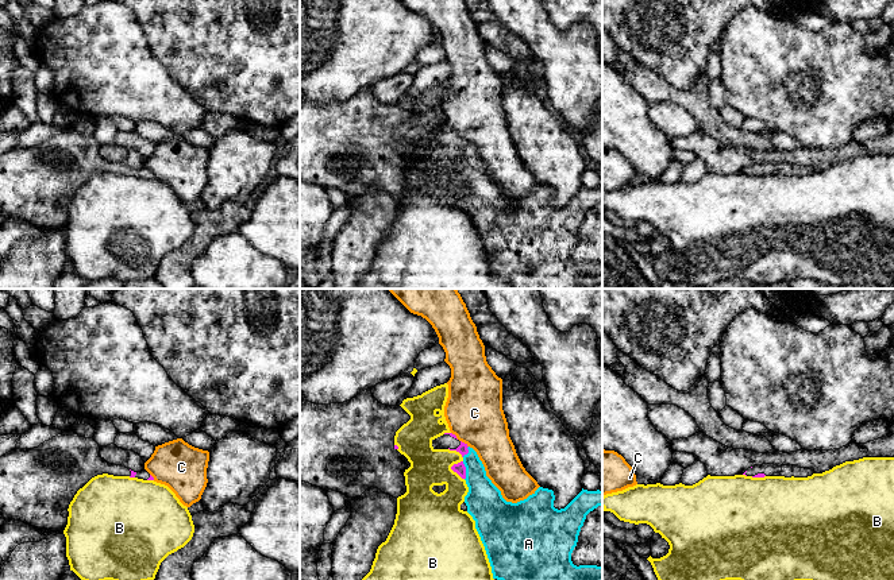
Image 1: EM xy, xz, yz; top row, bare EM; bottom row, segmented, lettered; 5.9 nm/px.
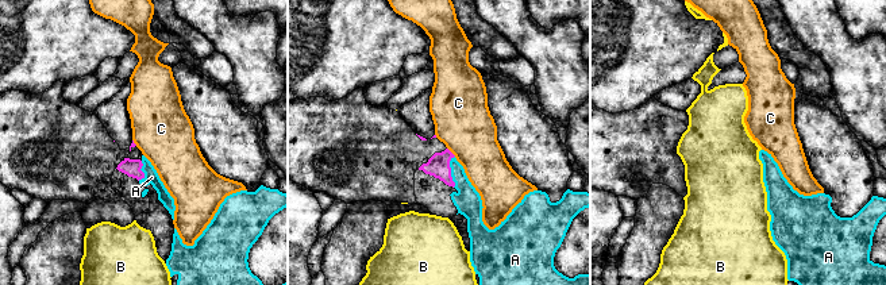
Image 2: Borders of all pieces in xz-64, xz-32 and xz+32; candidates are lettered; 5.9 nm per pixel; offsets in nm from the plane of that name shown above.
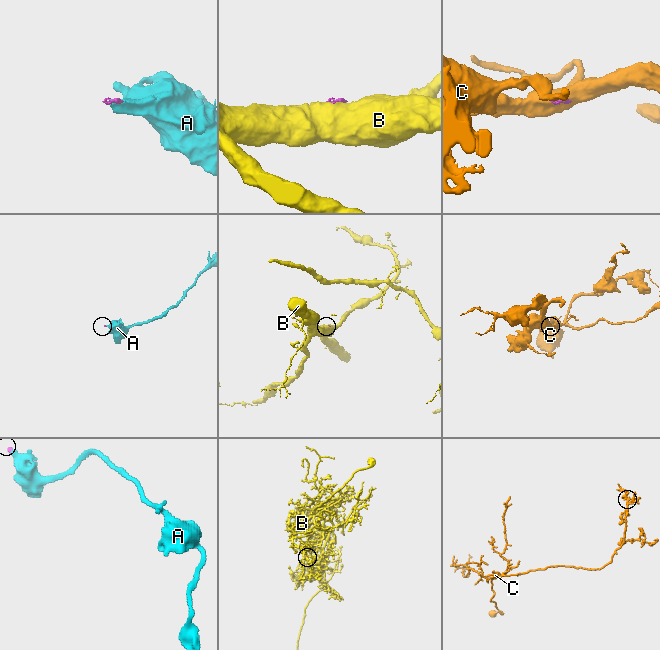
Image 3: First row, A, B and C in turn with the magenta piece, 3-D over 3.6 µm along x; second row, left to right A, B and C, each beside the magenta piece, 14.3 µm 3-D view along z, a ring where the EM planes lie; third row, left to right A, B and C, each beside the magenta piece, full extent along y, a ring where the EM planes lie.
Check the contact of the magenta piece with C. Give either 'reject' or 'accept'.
reject

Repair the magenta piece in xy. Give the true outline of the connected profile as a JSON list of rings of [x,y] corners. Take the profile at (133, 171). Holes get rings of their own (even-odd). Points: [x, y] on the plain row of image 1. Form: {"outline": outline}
{"outline": [[[72,127],[45,139],[38,146],[14,147],[0,155],[0,210],[4,217],[22,219],[38,227],[63,229],[68,216],[63,216],[61,210],[69,206],[80,186],[103,171],[154,178],[146,167],[134,170],[104,159],[99,142],[93,136],[78,134]]]}

